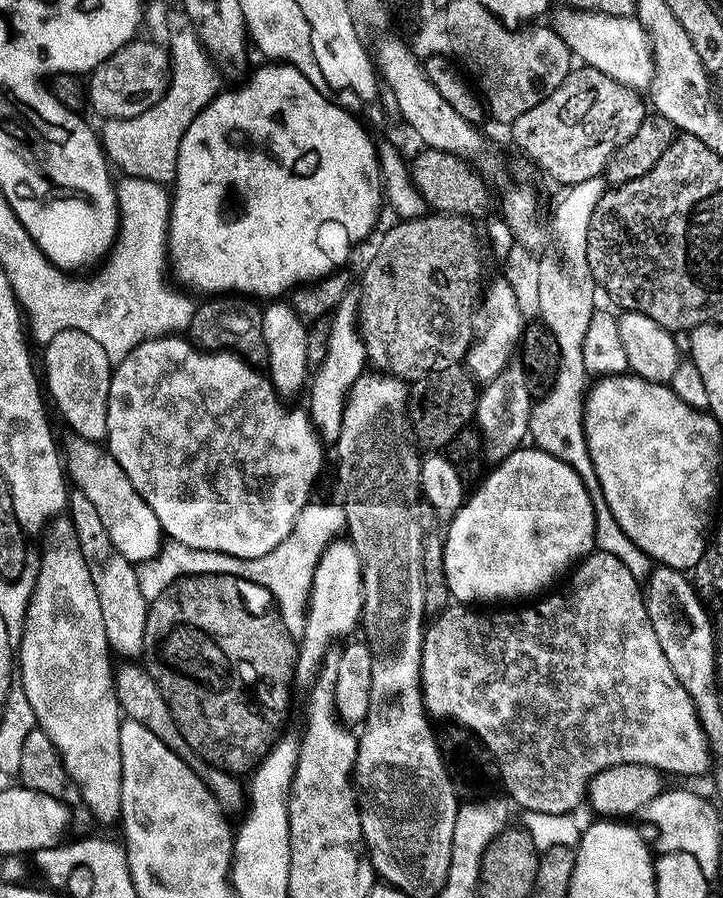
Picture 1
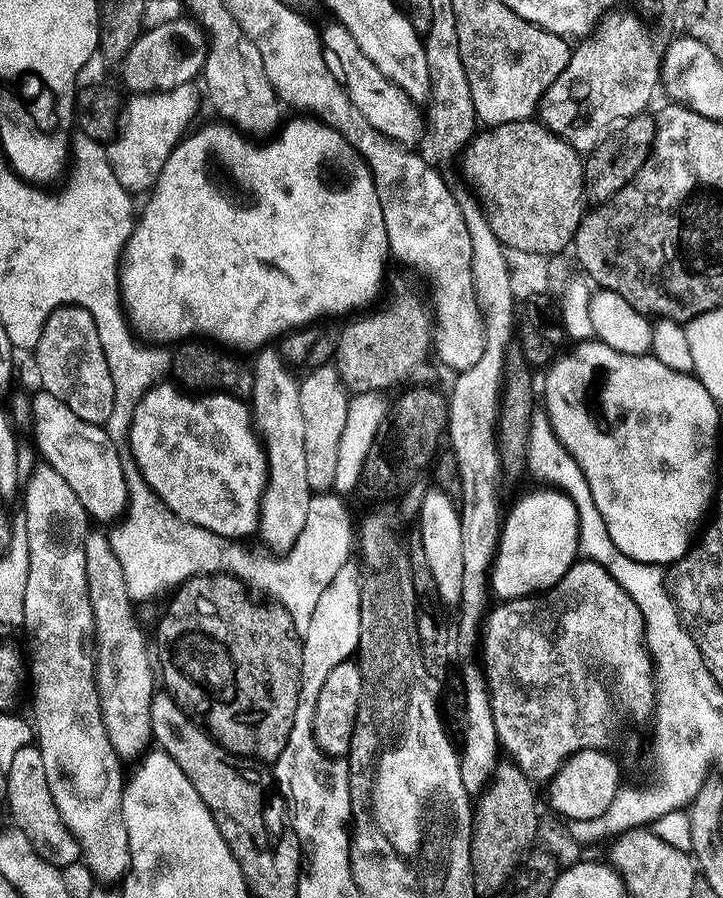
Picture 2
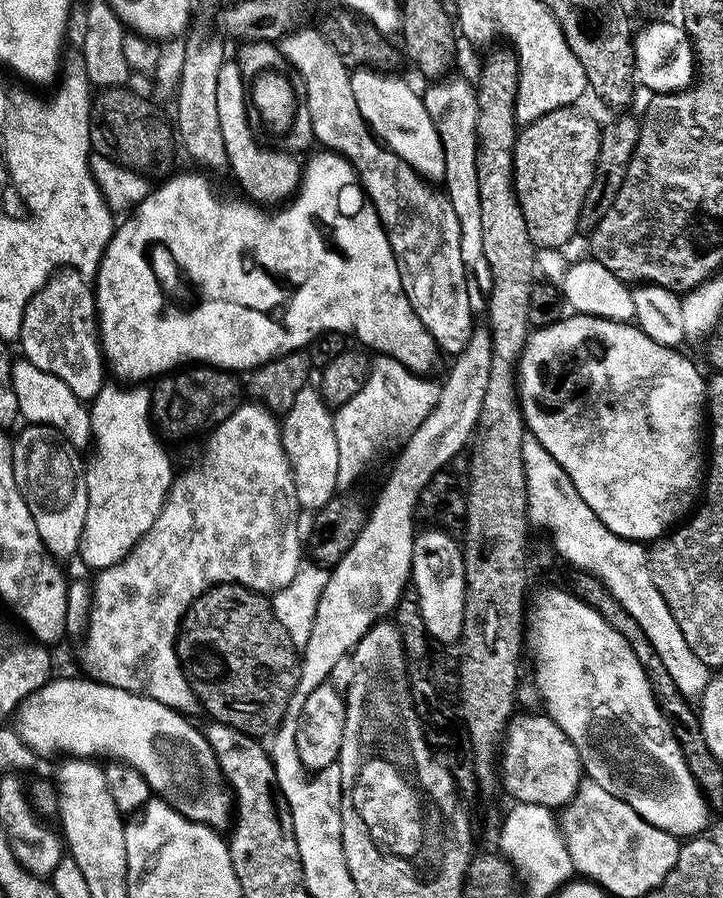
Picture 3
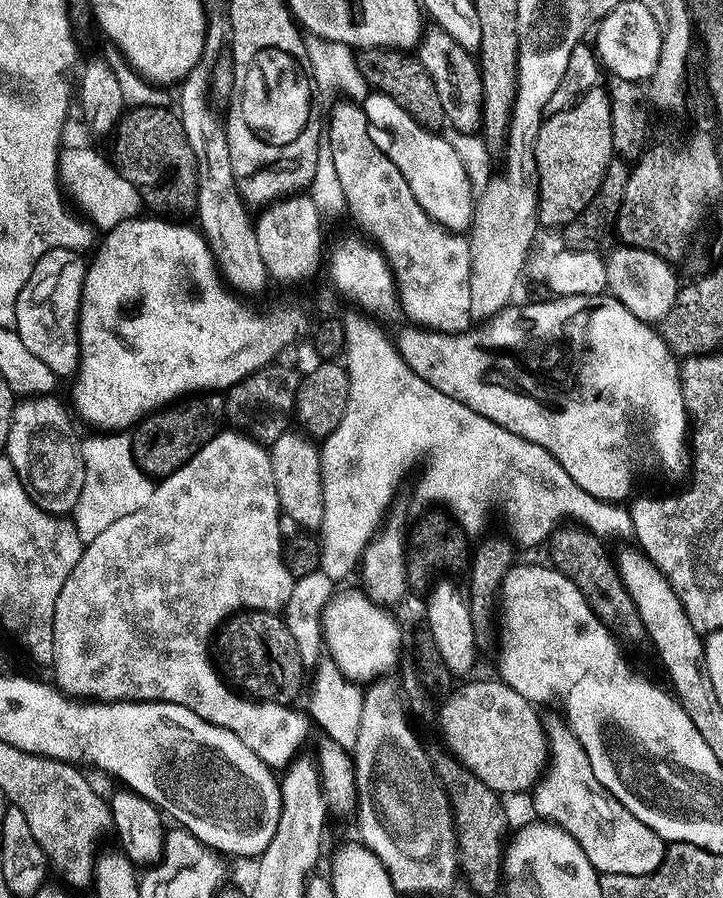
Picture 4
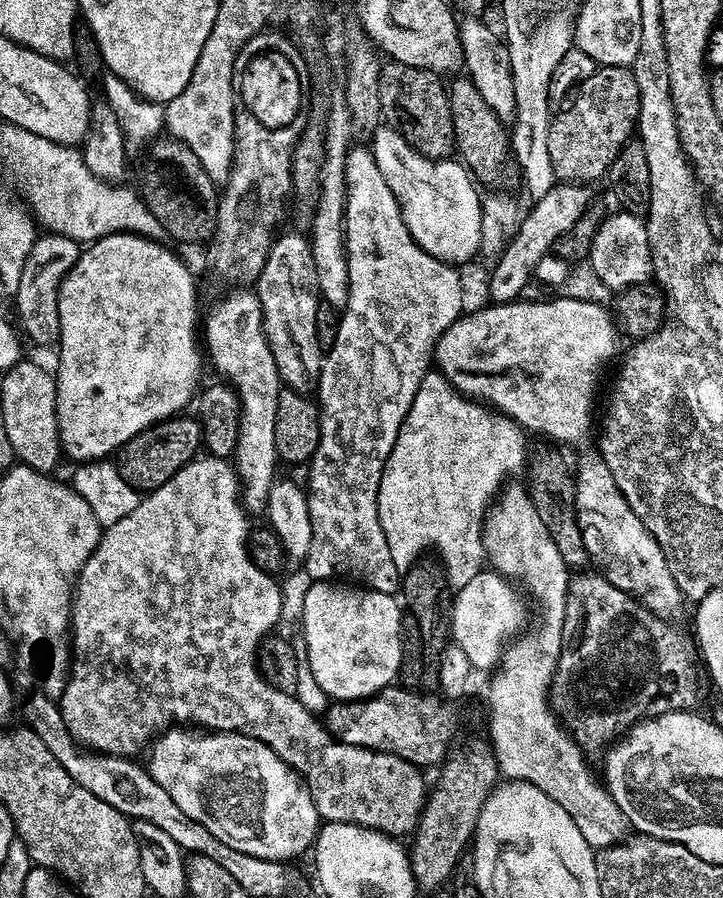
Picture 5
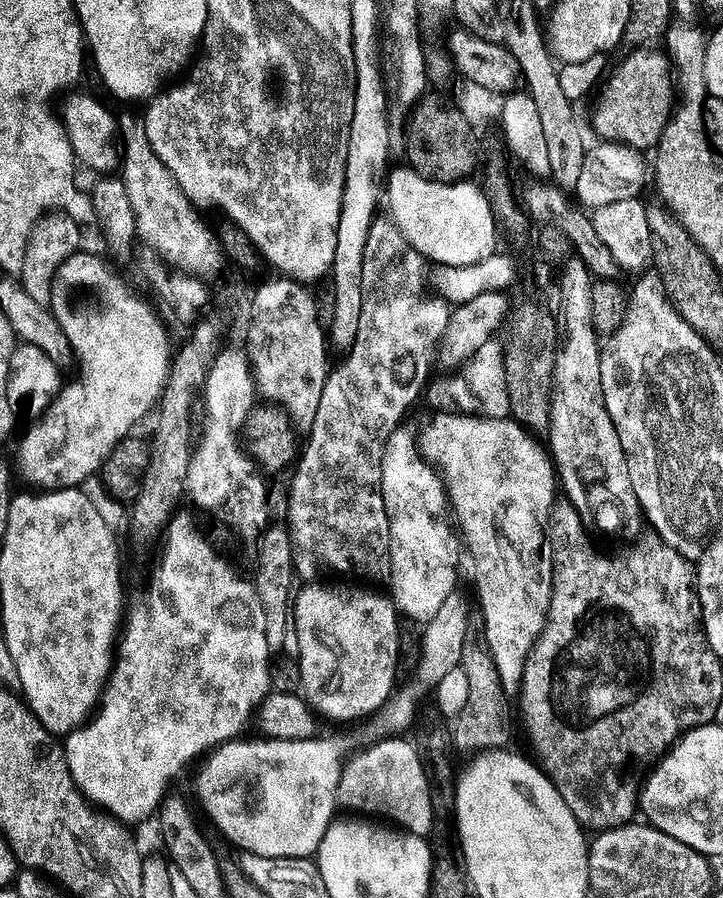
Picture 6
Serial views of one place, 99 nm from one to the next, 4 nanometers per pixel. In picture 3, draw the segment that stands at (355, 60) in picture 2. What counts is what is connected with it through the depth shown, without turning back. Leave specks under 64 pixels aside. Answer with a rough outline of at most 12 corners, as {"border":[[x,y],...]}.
{"border":[[369,67],[354,102],[384,147],[425,180],[446,154],[423,95]]}

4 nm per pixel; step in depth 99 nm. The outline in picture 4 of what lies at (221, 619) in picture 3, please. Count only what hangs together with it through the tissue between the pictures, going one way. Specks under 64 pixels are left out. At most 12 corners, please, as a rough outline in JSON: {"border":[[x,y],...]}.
{"border":[[243,612],[221,629],[231,679],[291,707],[305,666],[285,619]]}

